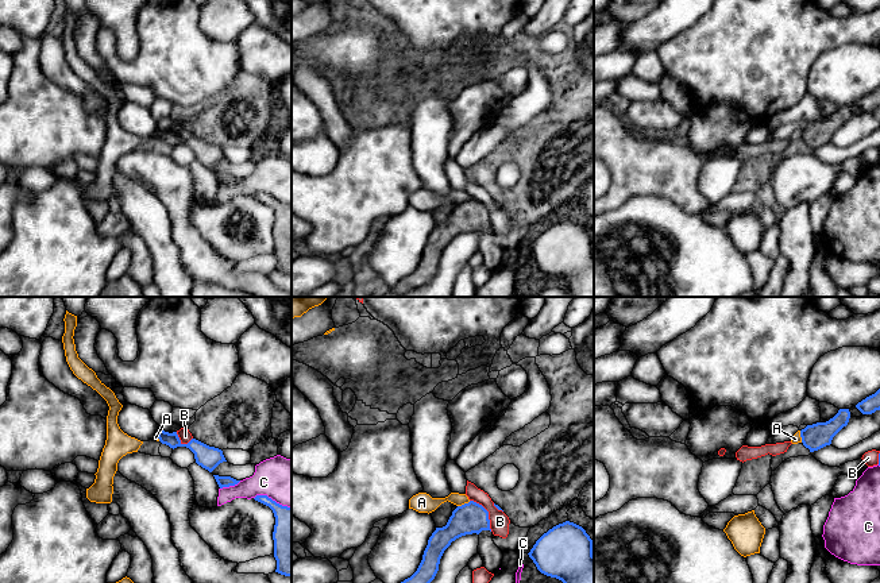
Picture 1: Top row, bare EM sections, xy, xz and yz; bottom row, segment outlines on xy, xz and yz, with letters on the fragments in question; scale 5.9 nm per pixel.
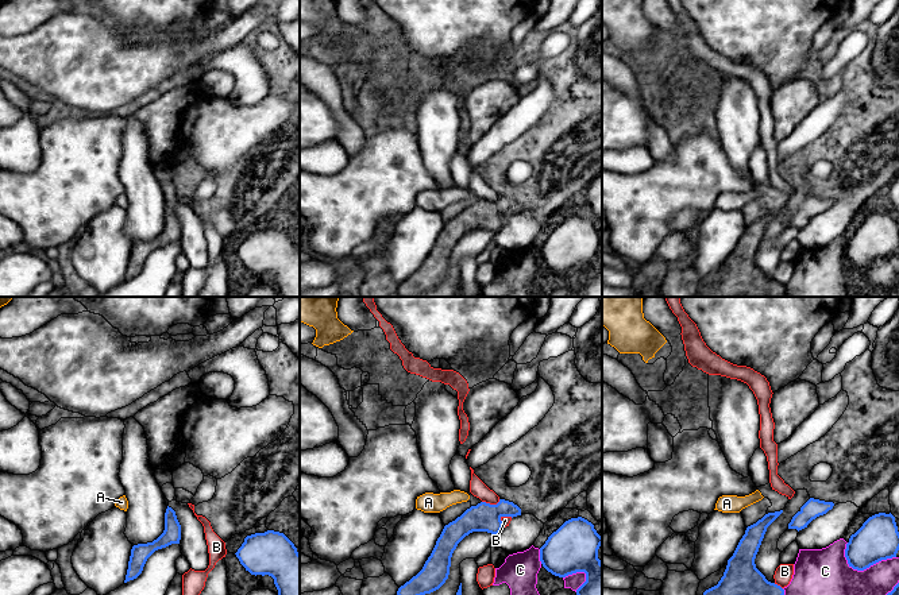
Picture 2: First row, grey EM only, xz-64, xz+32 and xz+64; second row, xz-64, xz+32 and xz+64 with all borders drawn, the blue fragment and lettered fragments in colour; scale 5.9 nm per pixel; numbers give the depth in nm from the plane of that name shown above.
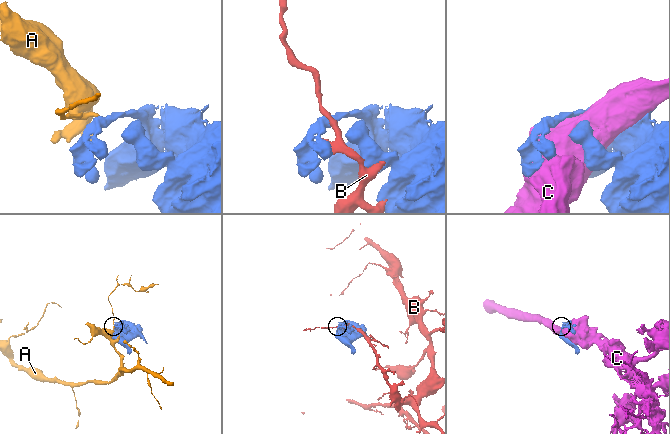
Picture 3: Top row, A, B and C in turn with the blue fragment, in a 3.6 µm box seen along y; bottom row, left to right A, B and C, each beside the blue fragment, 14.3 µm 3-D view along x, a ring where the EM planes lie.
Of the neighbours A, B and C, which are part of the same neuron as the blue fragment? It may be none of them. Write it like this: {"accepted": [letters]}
{"accepted": []}

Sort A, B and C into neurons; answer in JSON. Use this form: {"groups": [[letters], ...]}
{"groups": [["A"], ["B"], ["C"]]}

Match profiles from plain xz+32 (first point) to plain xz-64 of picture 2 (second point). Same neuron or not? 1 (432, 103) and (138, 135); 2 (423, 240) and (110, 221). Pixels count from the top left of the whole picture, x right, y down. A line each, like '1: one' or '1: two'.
1: one
2: one

